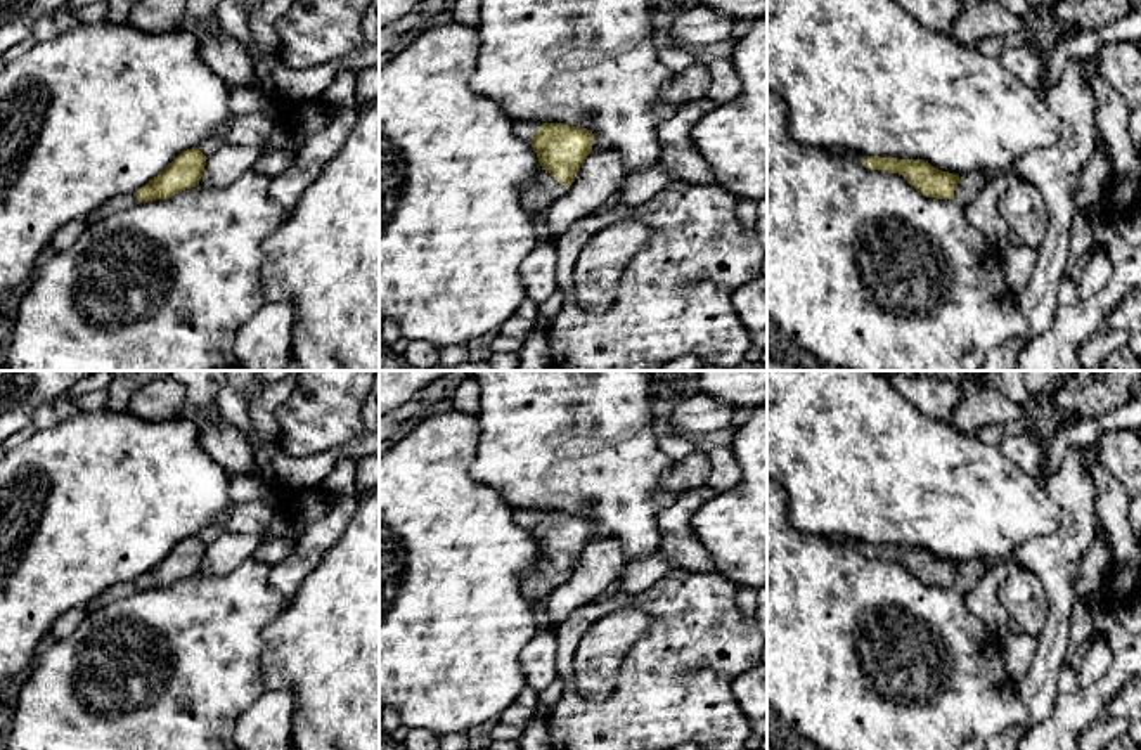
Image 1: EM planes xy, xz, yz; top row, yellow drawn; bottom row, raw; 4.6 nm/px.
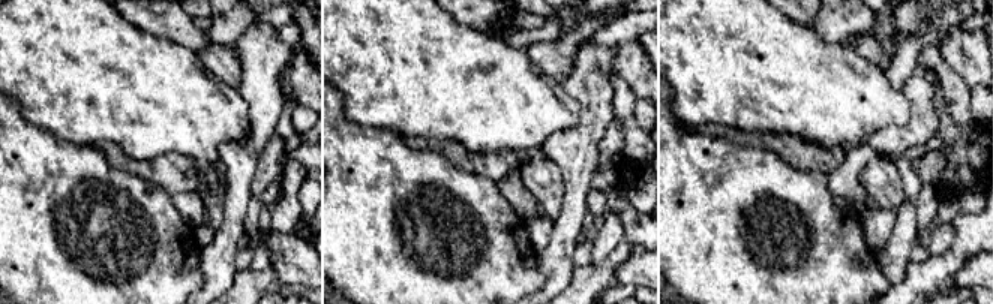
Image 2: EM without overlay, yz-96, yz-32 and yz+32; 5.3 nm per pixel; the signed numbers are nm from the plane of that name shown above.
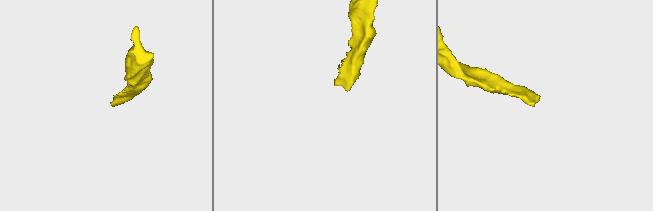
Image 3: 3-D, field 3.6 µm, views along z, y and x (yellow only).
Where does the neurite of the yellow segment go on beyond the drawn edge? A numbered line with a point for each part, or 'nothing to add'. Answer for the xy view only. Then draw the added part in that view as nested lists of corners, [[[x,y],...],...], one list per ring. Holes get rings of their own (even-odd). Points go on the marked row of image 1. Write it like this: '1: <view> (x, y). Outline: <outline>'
1: xy (123, 201). Outline: [[[119,194],[109,201],[106,201],[102,206],[99,206],[93,213],[90,213],[88,217],[85,217],[85,222],[87,225],[99,220],[99,218],[104,218],[104,217],[109,217],[113,213],[118,213],[118,211],[123,211],[123,210],[128,210],[132,206],[135,206],[139,201],[133,194]]]

